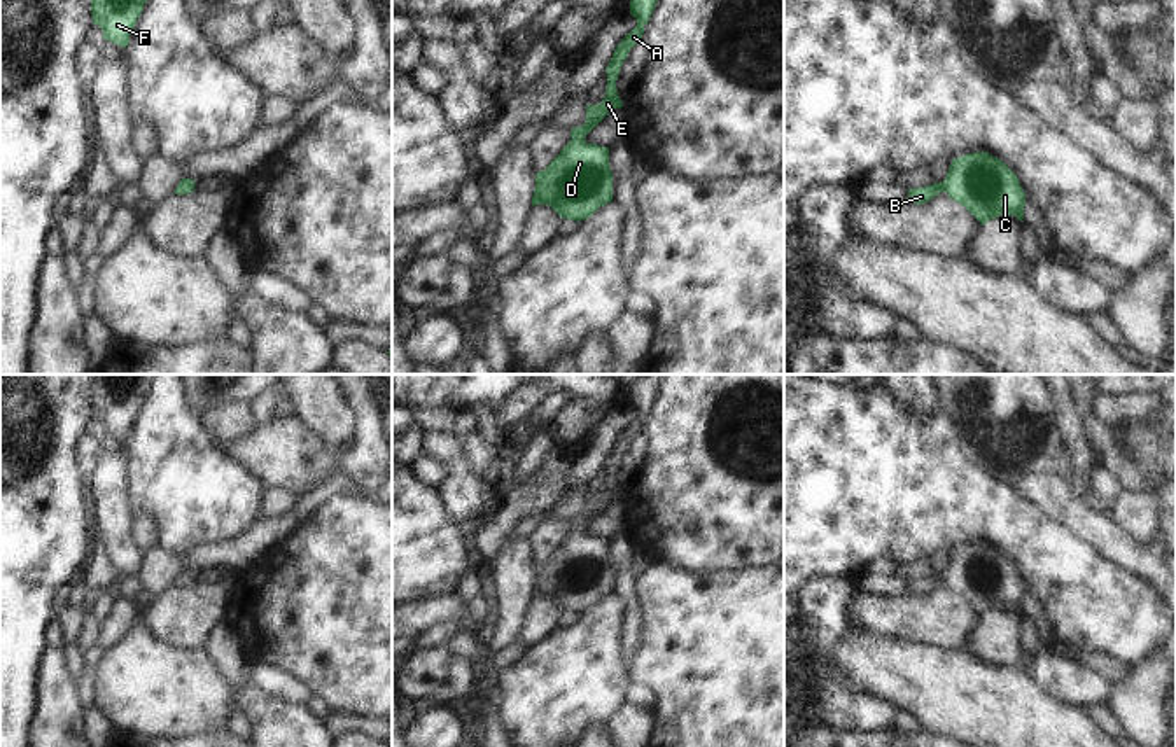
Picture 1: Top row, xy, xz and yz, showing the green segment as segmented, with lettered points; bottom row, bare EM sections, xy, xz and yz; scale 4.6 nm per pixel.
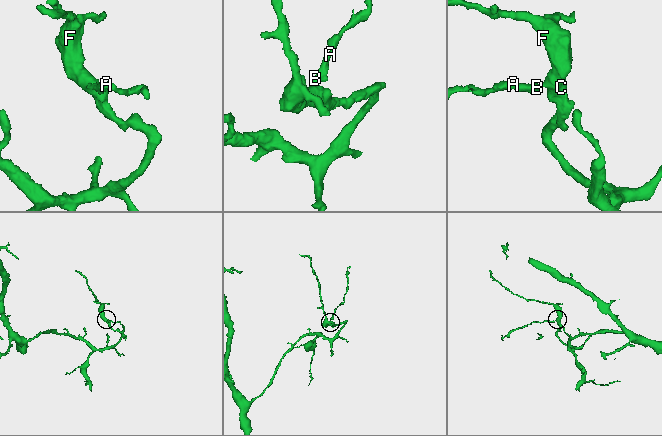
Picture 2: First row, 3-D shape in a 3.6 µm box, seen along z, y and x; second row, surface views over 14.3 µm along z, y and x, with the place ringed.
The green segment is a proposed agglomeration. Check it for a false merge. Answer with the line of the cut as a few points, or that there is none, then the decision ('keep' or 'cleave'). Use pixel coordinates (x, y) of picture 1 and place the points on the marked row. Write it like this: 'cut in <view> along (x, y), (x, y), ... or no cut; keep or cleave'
no cut; keep

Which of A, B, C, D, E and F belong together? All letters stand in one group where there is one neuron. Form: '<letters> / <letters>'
A B C D E F

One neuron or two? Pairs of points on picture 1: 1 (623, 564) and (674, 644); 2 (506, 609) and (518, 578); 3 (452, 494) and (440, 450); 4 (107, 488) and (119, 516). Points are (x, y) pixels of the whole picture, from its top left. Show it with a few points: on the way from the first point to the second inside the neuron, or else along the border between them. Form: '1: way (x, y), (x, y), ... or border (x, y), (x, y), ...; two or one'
1: border (634, 578), (634, 599), (641, 621); two
2: way (511, 602), (513, 585); one
3: way (454, 483), (454, 464), (450, 460); one
4: way (109, 495), (112, 509); one

